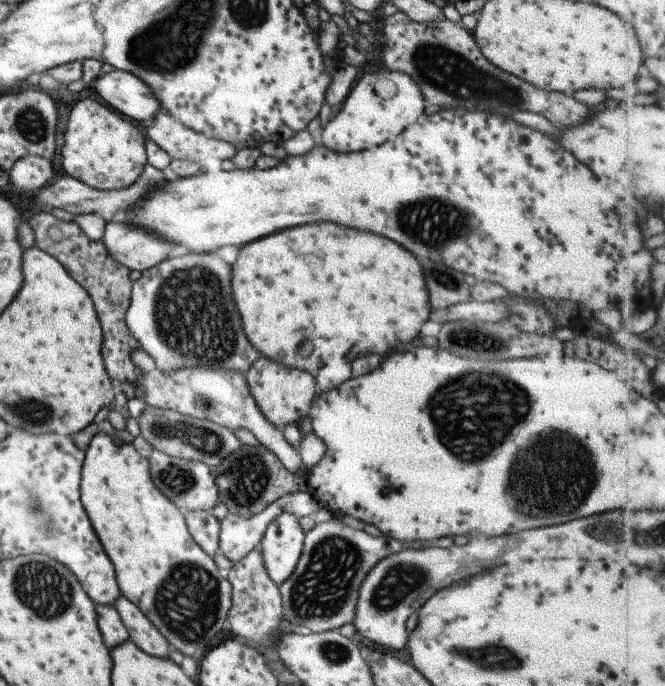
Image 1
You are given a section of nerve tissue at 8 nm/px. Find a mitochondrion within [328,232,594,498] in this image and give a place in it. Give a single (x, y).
(496, 406)

